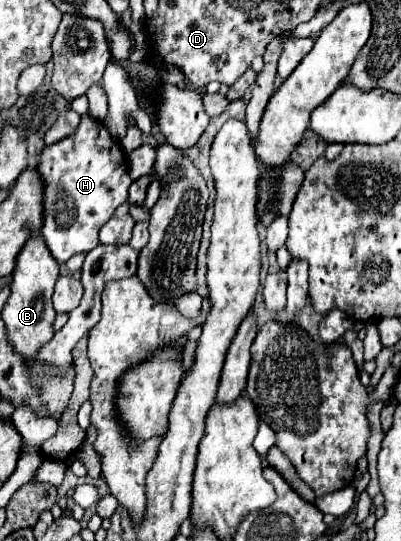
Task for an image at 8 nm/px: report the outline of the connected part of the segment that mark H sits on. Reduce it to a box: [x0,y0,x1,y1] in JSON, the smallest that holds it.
[37,114,133,262]

